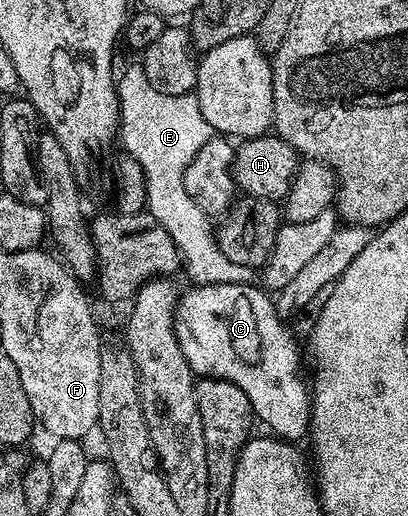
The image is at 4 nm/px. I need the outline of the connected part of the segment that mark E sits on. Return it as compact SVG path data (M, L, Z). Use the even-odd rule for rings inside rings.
M138 63L117 74L116 88L120 145L122 141L126 148L123 149L125 156L134 159L142 168L148 212L175 241L184 273L191 277L194 285L251 284L256 277L255 270L247 265L232 263L232 259L218 249L211 218L200 211L200 207L188 199L188 191L184 191L184 171L188 163L192 163L196 151L200 151L200 147L204 147L212 136L210 124L200 111L197 96L194 93L164 95L164 91L156 91Z

